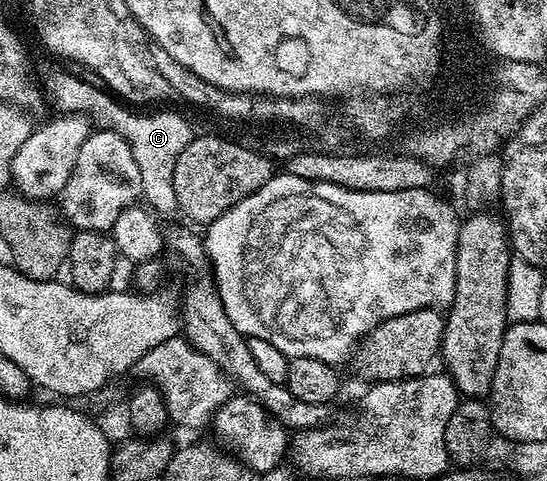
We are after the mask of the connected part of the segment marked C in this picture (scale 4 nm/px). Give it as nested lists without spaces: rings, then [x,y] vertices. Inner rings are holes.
[[[53,72],[43,83],[43,96],[56,113],[86,115],[97,128],[112,129],[114,135],[126,140],[132,160],[138,168],[140,187],[144,197],[147,196],[148,207],[158,215],[176,213],[179,206],[170,183],[171,174],[177,156],[195,136],[190,124],[177,112],[131,114],[130,107],[115,99],[106,89],[95,86],[73,74]]]

